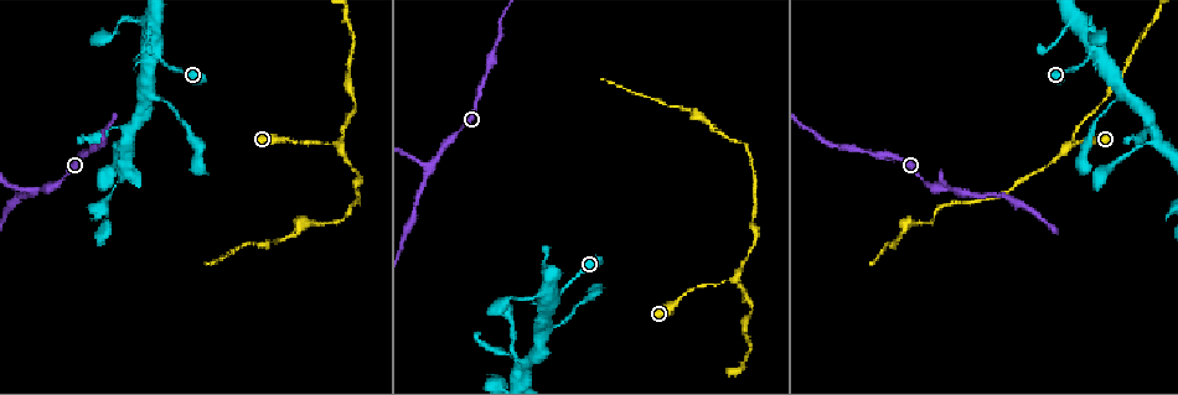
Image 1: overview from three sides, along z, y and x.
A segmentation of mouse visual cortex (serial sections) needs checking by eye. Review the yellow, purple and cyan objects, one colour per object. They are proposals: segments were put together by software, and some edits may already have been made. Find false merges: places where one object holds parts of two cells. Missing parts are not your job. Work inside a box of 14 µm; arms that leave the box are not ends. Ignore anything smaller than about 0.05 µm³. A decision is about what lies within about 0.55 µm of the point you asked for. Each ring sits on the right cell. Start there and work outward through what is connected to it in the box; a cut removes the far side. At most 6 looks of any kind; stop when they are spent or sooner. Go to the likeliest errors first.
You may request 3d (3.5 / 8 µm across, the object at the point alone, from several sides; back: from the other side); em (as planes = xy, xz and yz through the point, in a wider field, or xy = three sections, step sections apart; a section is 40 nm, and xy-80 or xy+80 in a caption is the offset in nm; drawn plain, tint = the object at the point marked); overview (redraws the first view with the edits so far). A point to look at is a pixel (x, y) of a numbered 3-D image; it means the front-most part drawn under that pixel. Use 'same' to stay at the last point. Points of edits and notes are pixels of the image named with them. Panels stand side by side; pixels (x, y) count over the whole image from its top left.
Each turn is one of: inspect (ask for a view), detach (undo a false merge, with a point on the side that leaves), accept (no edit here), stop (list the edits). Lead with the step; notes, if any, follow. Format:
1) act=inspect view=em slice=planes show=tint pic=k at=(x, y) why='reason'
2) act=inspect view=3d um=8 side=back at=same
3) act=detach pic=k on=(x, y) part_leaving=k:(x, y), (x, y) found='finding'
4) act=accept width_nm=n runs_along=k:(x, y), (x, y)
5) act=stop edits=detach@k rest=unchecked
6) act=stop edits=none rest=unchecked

act=inspect view=3d um=8 pic=1 at=(430, 165) why='two arms in line, one across'

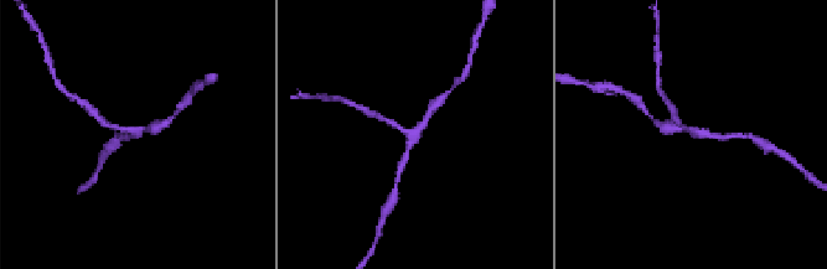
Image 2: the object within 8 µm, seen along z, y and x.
act=inspect view=em slice=planes show=tint pic=2 at=(695, 128) why='now the EM'

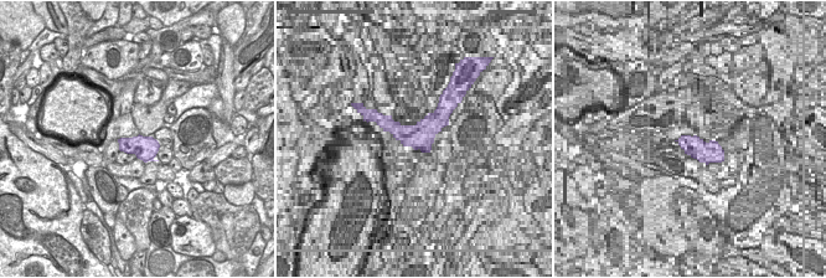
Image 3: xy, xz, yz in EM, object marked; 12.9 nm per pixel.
act=accept runs_along=2:(437, 103), (415, 133), (403, 164) found='continuous, no second cell'

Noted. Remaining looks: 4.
act=inspect view=3d um=8 pic=1 at=(148, 91) why='thin arm on a thick one'

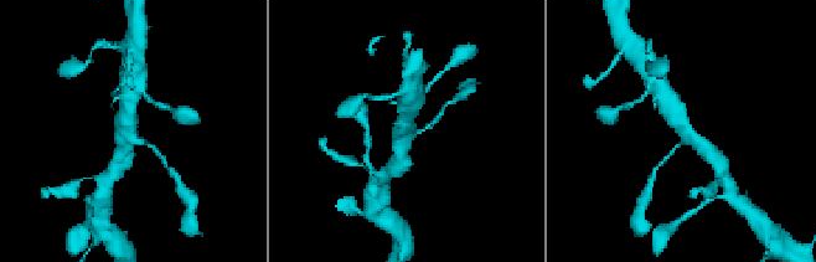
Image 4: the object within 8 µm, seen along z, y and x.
act=inspect view=3d um=3.5 pic=4 at=(406, 134) why='zoom in'

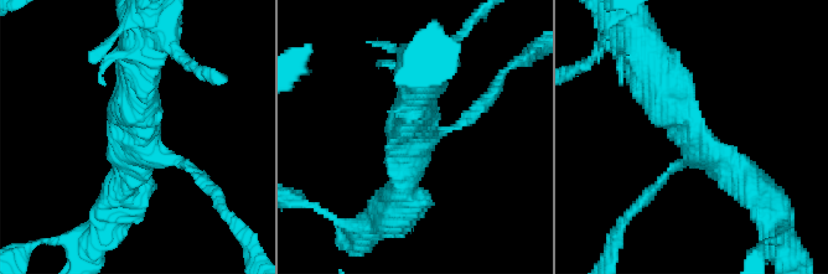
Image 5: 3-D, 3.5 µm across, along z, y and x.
act=inspect view=em slice=xy step=3 show=tint pic=5 at=(691, 142)

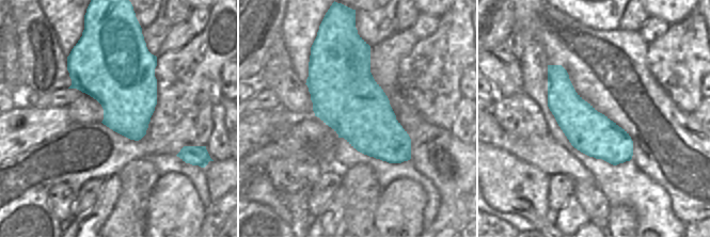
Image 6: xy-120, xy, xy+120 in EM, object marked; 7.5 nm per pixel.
act=accept arms=3 runs_along=6:(552, 67), (561, 93), (627, 158) found='continuous, no second cell'

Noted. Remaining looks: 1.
act=stop edits=none rest=unchecked

